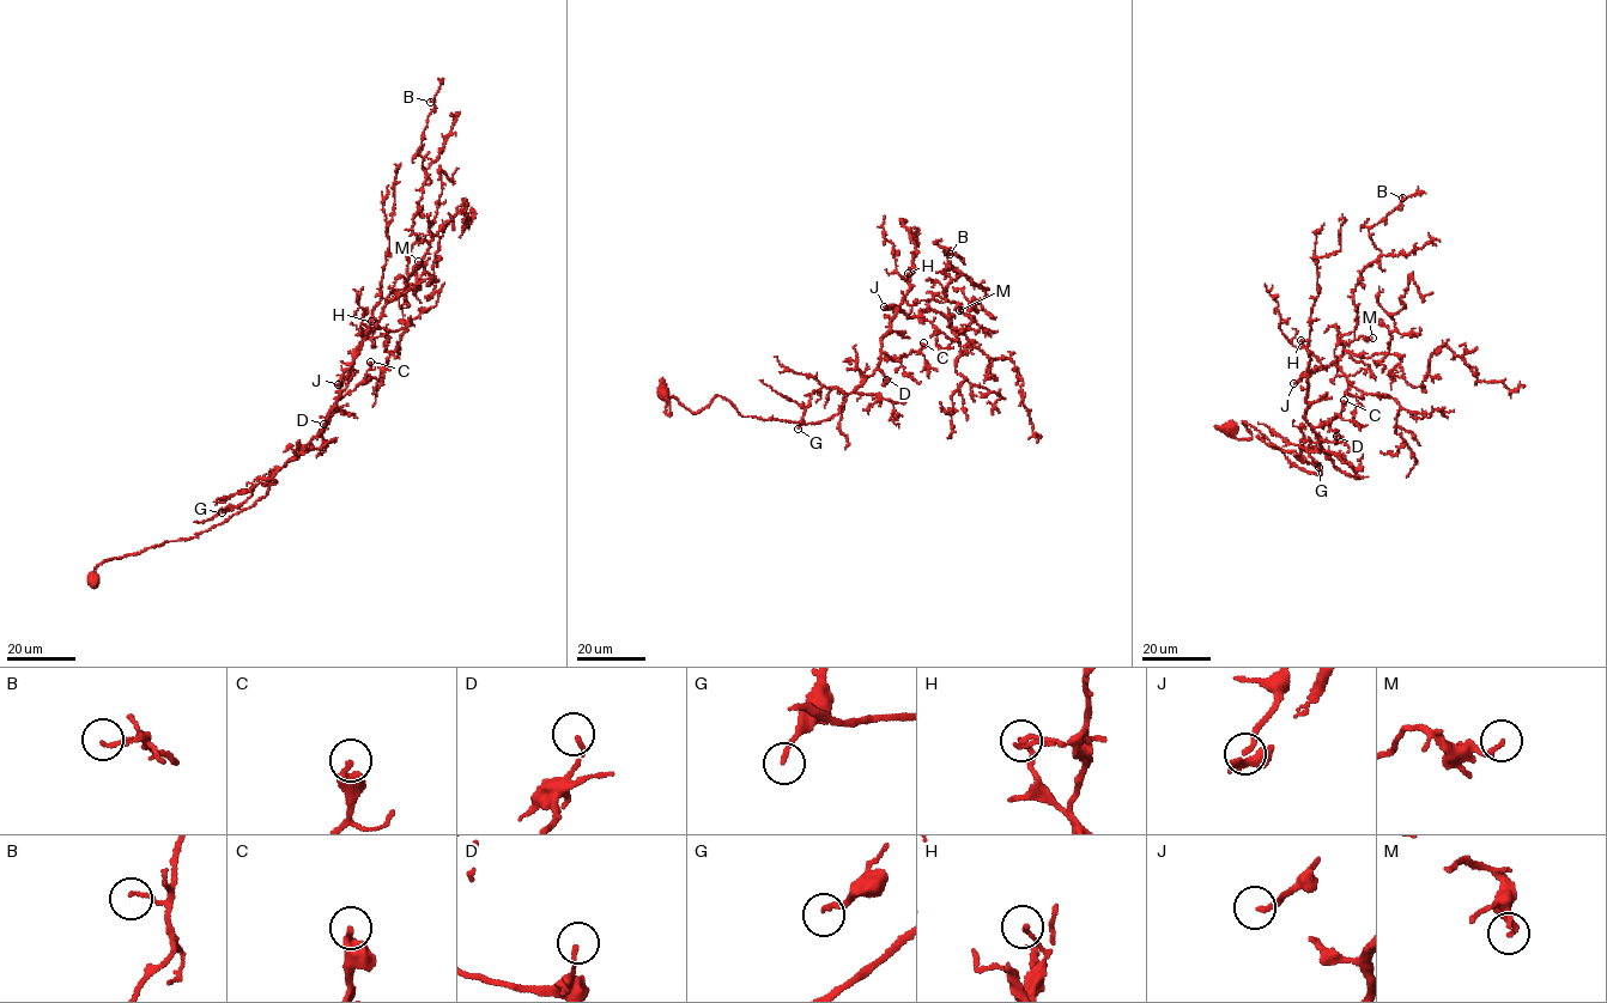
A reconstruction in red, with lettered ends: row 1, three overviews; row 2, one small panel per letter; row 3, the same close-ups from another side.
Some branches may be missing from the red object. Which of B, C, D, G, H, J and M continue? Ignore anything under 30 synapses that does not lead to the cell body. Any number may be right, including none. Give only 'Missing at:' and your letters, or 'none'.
Missing at: J

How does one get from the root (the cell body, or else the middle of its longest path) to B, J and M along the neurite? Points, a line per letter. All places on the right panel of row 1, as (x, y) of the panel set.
B: (1230, 427), (1321, 474), (1309, 374), (1354, 339), (1353, 290), (1381, 254), (1368, 230), (1402, 198)
J: (1230, 427), (1250, 438), (1248, 424), (1320, 476), (1308, 381), (1293, 383)
M: (1230, 427), (1250, 438), (1248, 424), (1320, 476), (1309, 374), (1335, 364), (1341, 342), (1372, 338)

